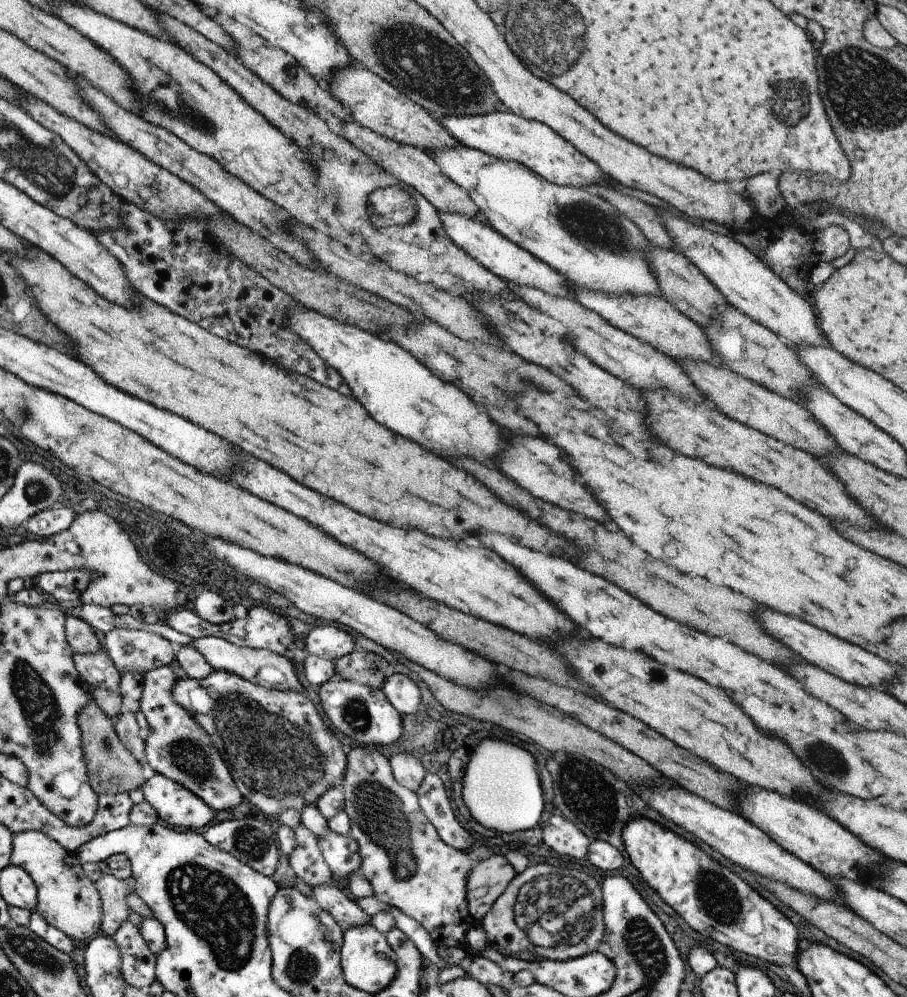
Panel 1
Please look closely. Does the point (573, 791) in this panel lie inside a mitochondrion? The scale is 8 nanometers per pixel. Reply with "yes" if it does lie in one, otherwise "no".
yes

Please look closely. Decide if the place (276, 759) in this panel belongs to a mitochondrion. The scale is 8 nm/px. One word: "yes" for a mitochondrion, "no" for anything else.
yes

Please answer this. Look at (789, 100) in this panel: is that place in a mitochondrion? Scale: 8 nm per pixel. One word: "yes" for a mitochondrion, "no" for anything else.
yes

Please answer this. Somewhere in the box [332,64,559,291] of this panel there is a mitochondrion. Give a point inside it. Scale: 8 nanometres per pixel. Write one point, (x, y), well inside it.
(409, 215)

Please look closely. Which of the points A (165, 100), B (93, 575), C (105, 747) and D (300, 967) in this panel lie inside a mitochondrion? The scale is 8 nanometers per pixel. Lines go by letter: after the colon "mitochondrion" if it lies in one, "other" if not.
A: mitochondrion
B: other
C: mitochondrion
D: mitochondrion

